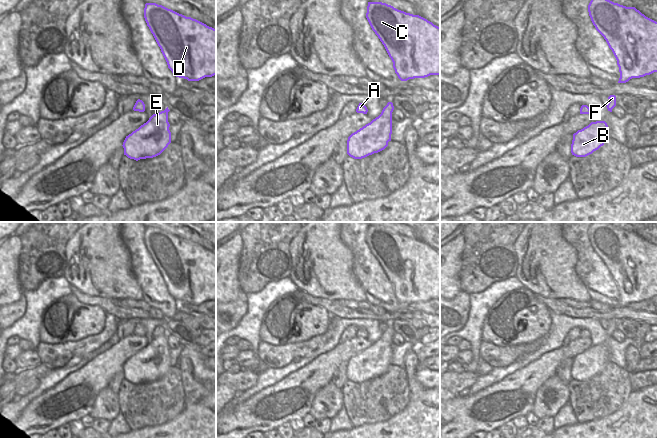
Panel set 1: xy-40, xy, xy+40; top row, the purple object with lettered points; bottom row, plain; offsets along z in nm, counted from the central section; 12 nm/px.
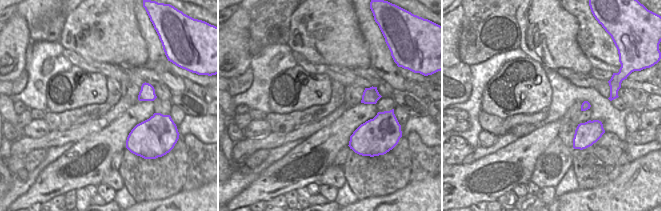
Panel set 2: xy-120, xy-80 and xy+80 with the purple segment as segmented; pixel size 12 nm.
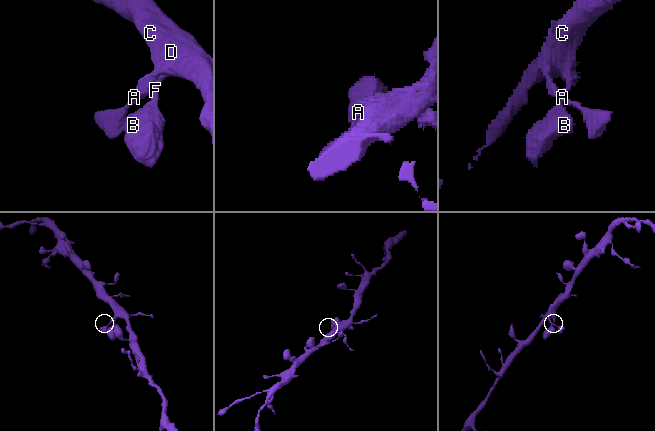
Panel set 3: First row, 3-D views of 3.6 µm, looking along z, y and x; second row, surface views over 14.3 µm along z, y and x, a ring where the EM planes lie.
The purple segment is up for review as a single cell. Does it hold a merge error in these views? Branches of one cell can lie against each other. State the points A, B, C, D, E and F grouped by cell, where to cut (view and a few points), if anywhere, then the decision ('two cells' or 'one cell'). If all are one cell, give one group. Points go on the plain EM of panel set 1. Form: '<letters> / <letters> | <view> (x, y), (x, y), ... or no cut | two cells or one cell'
A B C D E F | no cut | one cell

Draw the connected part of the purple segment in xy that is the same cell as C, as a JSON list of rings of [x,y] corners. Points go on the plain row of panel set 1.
[[[368,226],[366,242],[384,269],[401,305],[440,300],[440,251],[419,239],[406,237],[382,226]]]

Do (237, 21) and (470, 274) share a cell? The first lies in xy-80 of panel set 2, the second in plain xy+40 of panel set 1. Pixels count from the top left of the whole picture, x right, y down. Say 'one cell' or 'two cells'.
two cells

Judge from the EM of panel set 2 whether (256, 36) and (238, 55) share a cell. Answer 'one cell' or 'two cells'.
two cells

